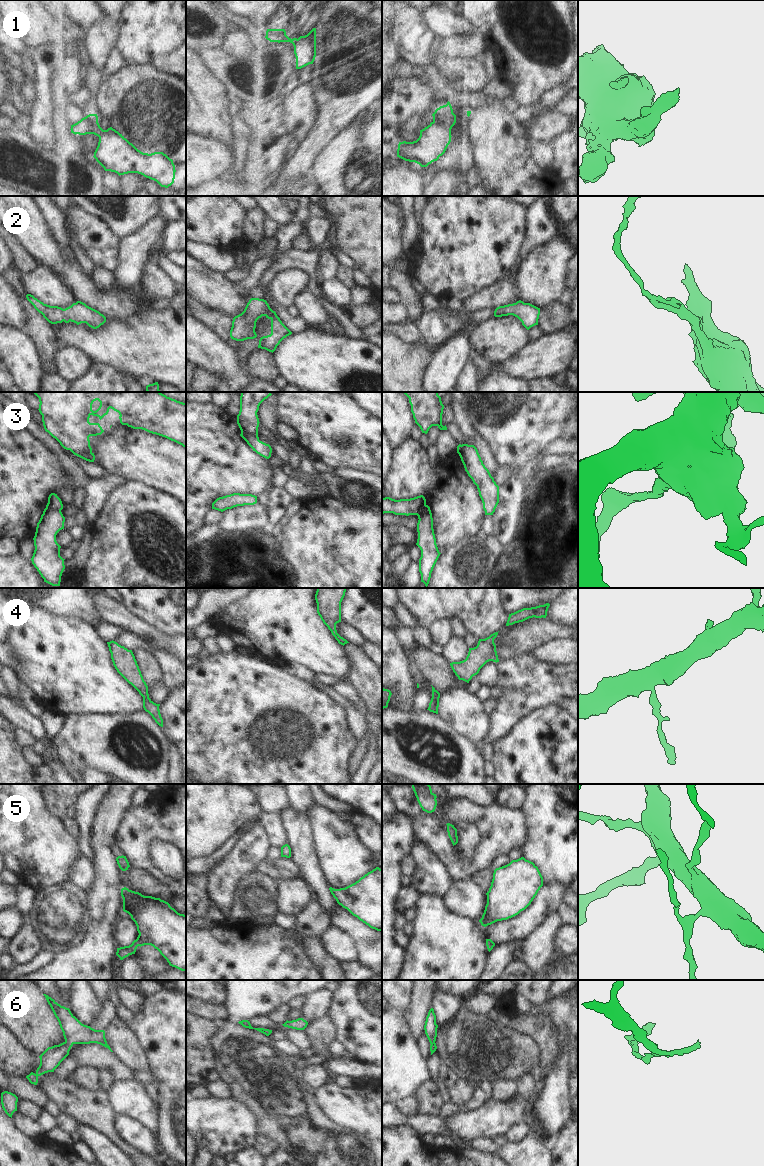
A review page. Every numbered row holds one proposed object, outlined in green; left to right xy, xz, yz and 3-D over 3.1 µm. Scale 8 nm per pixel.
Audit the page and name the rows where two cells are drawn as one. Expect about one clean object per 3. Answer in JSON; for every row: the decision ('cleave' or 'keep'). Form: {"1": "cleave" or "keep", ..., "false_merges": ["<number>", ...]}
{"1": "cleave", "2": "keep", "3": "cleave", "4": "keep", "5": "keep", "6": "keep", "false_merges": ["1", "3"]}

